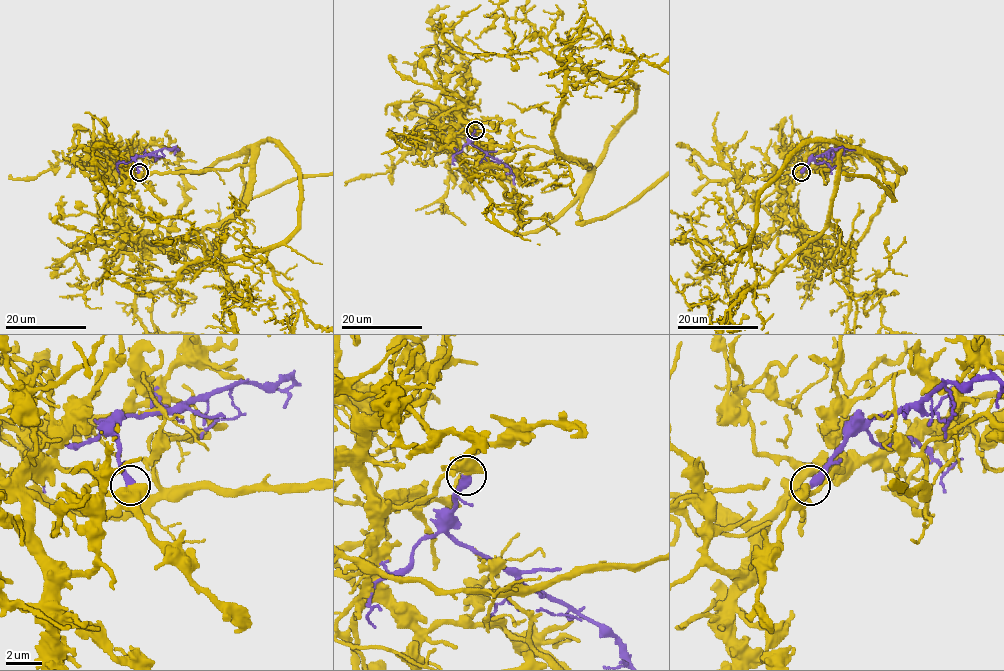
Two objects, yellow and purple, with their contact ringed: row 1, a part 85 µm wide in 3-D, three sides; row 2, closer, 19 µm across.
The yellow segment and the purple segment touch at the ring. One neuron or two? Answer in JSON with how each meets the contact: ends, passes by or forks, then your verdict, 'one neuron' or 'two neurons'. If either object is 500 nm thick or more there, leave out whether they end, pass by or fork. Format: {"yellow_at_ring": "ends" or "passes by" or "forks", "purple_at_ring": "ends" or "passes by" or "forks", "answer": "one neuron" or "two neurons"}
{"answer": "two neurons"}

